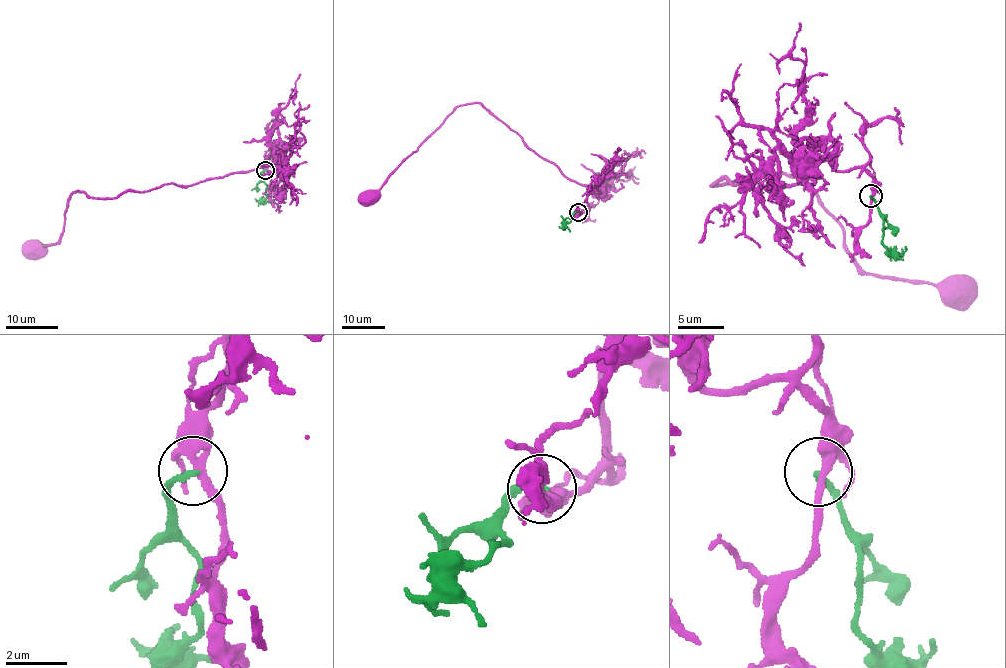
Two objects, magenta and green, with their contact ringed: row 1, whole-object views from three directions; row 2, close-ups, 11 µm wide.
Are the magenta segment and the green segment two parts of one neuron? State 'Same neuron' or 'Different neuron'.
Different neuron

